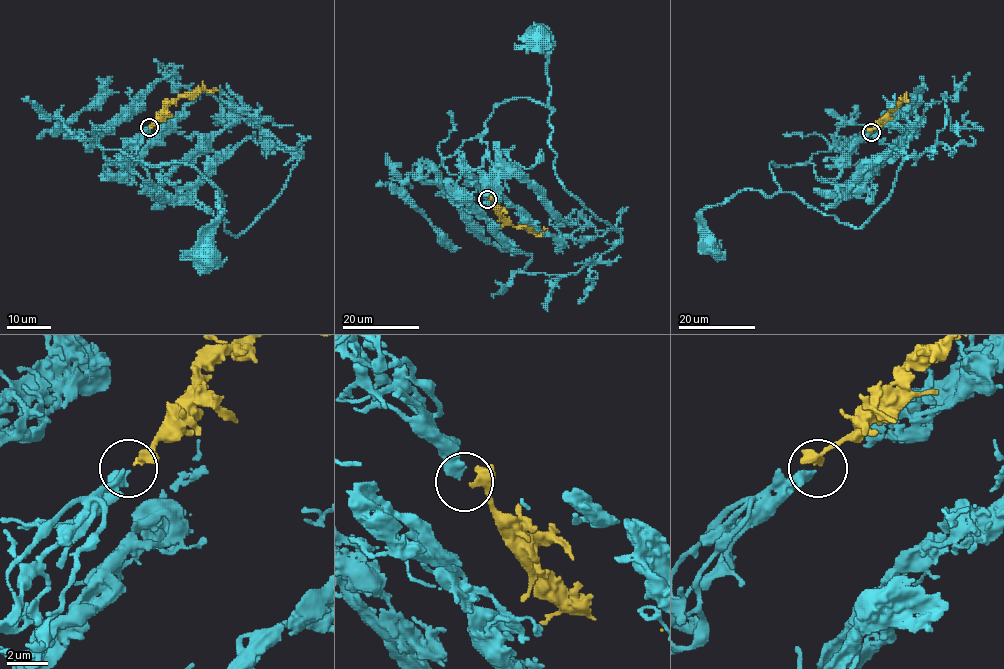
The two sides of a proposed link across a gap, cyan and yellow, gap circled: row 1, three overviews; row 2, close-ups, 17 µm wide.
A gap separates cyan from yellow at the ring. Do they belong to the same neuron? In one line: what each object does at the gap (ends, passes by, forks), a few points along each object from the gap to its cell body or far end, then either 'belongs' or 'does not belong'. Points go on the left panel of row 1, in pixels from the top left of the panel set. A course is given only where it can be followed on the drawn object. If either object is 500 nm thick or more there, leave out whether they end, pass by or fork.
cyan ends | yellow passes by | cyan via (148, 128), (128, 169), (149, 181), (143, 162), (194, 167), (220, 192), (224, 212), (207, 255) | yellow via (150, 127), (157, 116), (180, 96), (218, 89) | belongs

